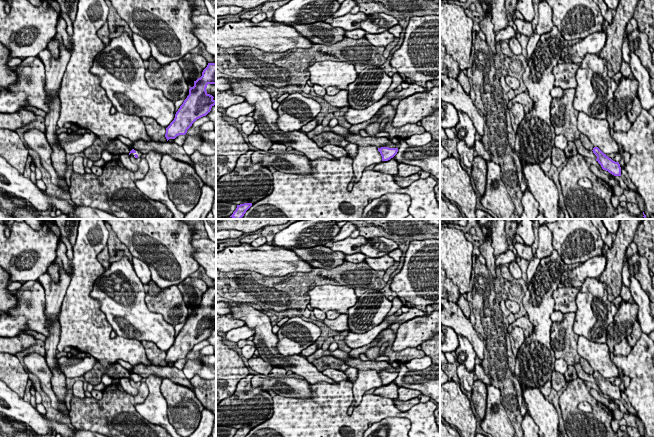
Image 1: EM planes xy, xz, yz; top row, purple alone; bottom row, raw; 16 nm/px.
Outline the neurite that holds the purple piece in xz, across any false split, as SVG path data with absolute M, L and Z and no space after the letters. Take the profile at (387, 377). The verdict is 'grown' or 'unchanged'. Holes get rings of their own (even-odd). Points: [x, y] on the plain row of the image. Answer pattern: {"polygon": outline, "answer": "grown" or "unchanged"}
{"polygon": "M381 371L378 375L382 380L382 385L388 385L397 378L398 372Z", "answer": "unchanged"}

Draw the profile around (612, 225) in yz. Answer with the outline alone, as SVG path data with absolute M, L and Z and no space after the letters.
M601 219L601 220L609 233L616 234L619 228L619 219Z

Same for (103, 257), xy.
M107 246L97 255L97 259L105 269L110 268L110 255Z

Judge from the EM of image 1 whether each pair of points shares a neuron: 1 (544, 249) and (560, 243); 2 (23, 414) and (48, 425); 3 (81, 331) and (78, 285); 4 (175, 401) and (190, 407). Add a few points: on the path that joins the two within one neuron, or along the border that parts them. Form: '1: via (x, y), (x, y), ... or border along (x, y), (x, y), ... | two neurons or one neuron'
1: border along (548, 229), (551, 232), (553, 251), (540, 260) | two neurons
2: via (29, 415), (42, 425) | one neuron
3: via (81, 320), (78, 309), (78, 296) | one neuron
4: via (179, 401), (186, 407) | one neuron

